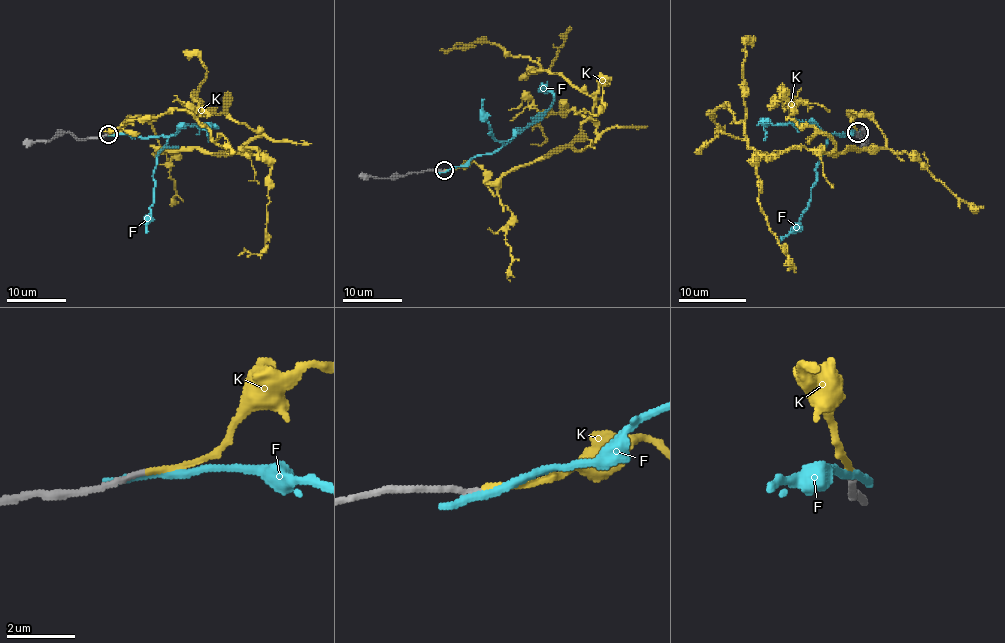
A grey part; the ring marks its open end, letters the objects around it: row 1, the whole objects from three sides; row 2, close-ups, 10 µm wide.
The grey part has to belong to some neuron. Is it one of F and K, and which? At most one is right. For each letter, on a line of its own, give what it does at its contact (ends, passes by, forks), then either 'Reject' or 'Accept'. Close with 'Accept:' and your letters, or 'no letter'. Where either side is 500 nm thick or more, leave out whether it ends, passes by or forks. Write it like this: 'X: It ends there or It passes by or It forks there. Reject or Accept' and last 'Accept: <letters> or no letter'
F: It ends there. Reject
K: It ends there. Accept
Accept: K

